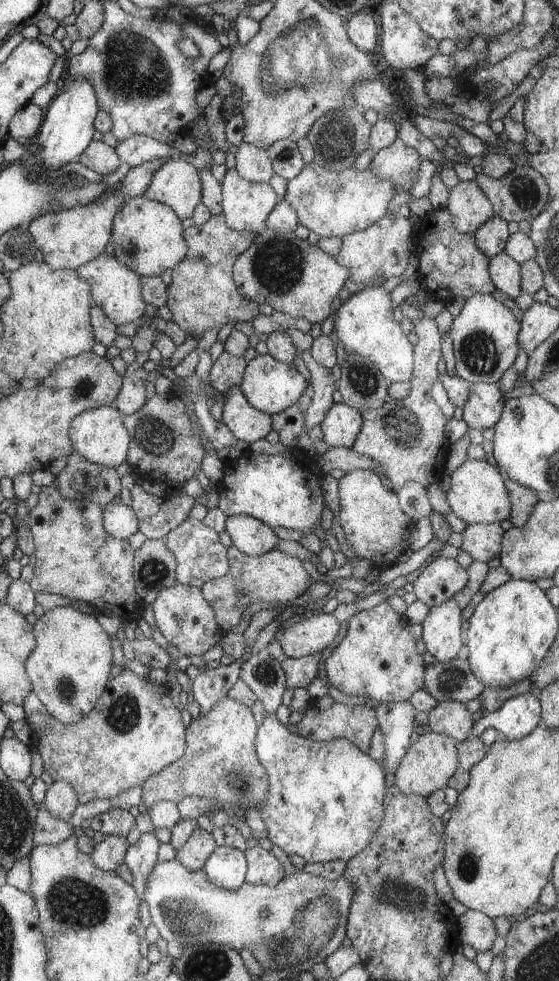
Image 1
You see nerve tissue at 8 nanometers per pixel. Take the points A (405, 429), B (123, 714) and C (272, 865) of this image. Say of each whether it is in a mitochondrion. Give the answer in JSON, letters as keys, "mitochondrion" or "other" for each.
{"A":"mitochondrion","B":"mitochondrion","C":"other"}

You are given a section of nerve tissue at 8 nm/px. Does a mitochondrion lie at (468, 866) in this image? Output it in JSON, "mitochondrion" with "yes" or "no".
{"mitochondrion":"yes"}

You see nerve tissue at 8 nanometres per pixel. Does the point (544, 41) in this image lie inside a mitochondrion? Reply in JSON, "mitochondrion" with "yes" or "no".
{"mitochondrion":"no"}

